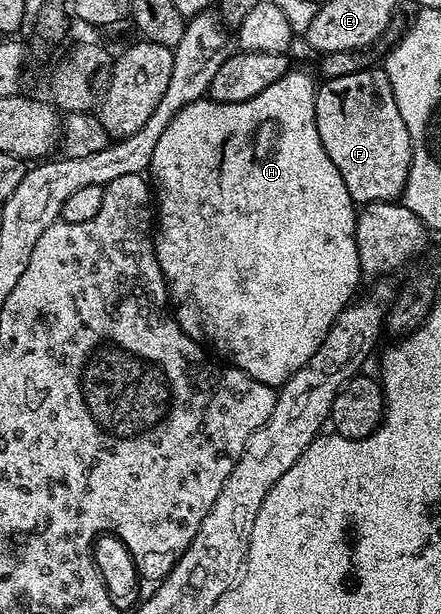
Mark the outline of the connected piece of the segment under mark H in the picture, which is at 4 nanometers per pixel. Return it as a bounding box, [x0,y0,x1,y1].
[149,71,361,387]

